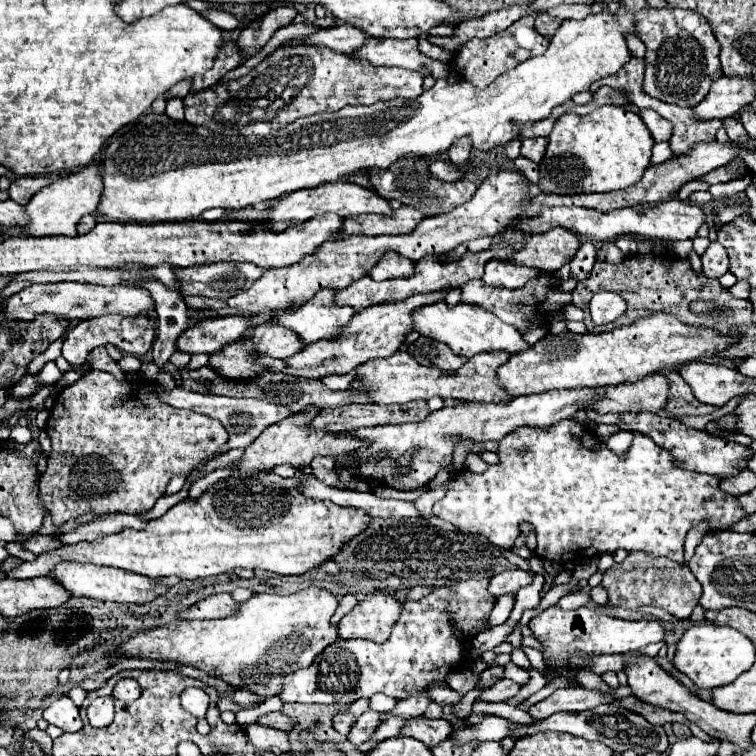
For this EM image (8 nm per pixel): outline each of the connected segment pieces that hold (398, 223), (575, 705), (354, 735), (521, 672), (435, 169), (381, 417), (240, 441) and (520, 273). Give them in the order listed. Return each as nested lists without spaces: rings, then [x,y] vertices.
[[[403,204],[393,214],[357,214],[345,218],[345,234],[411,234],[423,218],[427,218],[425,212]]]
[[[619,686],[613,688],[611,694],[603,694],[601,690],[587,690],[587,688],[559,688],[555,690],[549,698],[537,702],[533,708],[529,708],[529,714],[535,720],[543,720],[555,712],[581,712],[581,710],[589,710],[595,708],[599,704],[609,704],[615,702],[617,698],[623,700],[631,694],[629,686]]]
[[[367,710],[363,712],[357,722],[351,726],[351,732],[349,732],[349,740],[355,744],[355,746],[361,746],[363,742],[371,740],[377,726],[381,724],[381,714],[375,712],[375,710]]]
[[[507,662],[507,664],[505,664],[505,678],[513,680],[513,682],[517,682],[517,684],[521,684],[521,686],[525,686],[525,684],[531,680],[529,672],[527,672],[525,668],[521,668],[521,666],[515,666],[513,662]]]
[[[431,160],[429,172],[433,178],[439,178],[443,182],[453,182],[453,180],[463,178],[463,170],[457,170],[455,166],[451,166],[449,162],[443,162],[443,160]]]
[[[413,400],[405,404],[347,404],[341,408],[321,408],[309,426],[313,430],[325,432],[347,432],[359,426],[379,426],[379,424],[405,424],[421,422],[429,414],[425,400]]]
[[[159,388],[161,392],[161,400],[169,402],[171,406],[177,408],[189,408],[195,412],[201,412],[205,416],[217,418],[225,430],[229,432],[229,448],[245,448],[249,446],[249,442],[253,442],[253,438],[257,438],[257,434],[261,434],[261,430],[265,430],[267,426],[271,426],[273,422],[285,420],[287,416],[293,416],[293,412],[285,406],[267,402],[267,400],[253,400],[253,398],[227,398],[227,396],[205,396],[205,394],[197,394],[197,392],[189,392],[189,390],[181,390],[181,388]]]
[[[491,260],[491,262],[487,262],[485,274],[481,280],[485,286],[517,290],[517,288],[525,286],[525,282],[537,274],[539,274],[539,270],[533,270],[527,266],[513,266],[513,264],[503,264],[503,262]]]

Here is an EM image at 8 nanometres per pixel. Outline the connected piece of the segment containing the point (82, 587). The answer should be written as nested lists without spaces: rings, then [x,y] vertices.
[[[59,562],[51,572],[49,578],[57,580],[71,596],[87,596],[87,598],[101,598],[101,600],[115,600],[123,604],[141,604],[149,602],[161,594],[165,594],[167,586],[157,584],[151,578],[145,578],[141,574],[117,570],[117,568],[103,568],[93,564],[81,564],[81,562]]]

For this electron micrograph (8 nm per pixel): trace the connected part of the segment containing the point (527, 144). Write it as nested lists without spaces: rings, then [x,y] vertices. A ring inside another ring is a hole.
[[[525,138],[521,146],[521,156],[539,162],[545,154],[545,146],[547,146],[547,138]]]

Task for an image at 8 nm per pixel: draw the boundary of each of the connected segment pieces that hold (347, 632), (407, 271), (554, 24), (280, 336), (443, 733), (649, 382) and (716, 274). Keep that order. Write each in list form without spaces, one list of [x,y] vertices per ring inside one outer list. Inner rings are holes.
[[[367,594],[347,616],[341,618],[339,636],[385,642],[391,634],[393,622],[397,622],[399,618],[399,612],[401,602],[397,602],[393,594]]]
[[[387,254],[369,274],[373,280],[389,280],[389,278],[409,278],[415,274],[415,262],[405,262],[405,258],[397,258],[397,254]]]
[[[539,14],[537,20],[535,20],[535,30],[537,30],[541,36],[545,36],[547,40],[551,40],[553,34],[557,32],[557,28],[559,28],[561,24],[563,24],[561,18],[555,18],[555,16],[551,16],[551,14]]]
[[[257,326],[253,330],[251,344],[257,354],[265,354],[271,358],[287,358],[303,350],[303,344],[301,340],[297,340],[297,334],[281,326]]]
[[[417,716],[405,724],[405,728],[401,730],[401,736],[413,736],[431,748],[431,746],[439,744],[443,738],[449,737],[452,731],[451,724],[443,718],[429,720],[425,716]]]
[[[657,372],[639,382],[625,382],[615,388],[605,388],[605,398],[595,402],[591,408],[599,414],[621,414],[621,412],[659,412],[669,400],[669,380]]]
[[[711,242],[705,254],[701,256],[701,262],[703,262],[703,274],[707,278],[721,278],[727,272],[729,254],[719,242]]]

